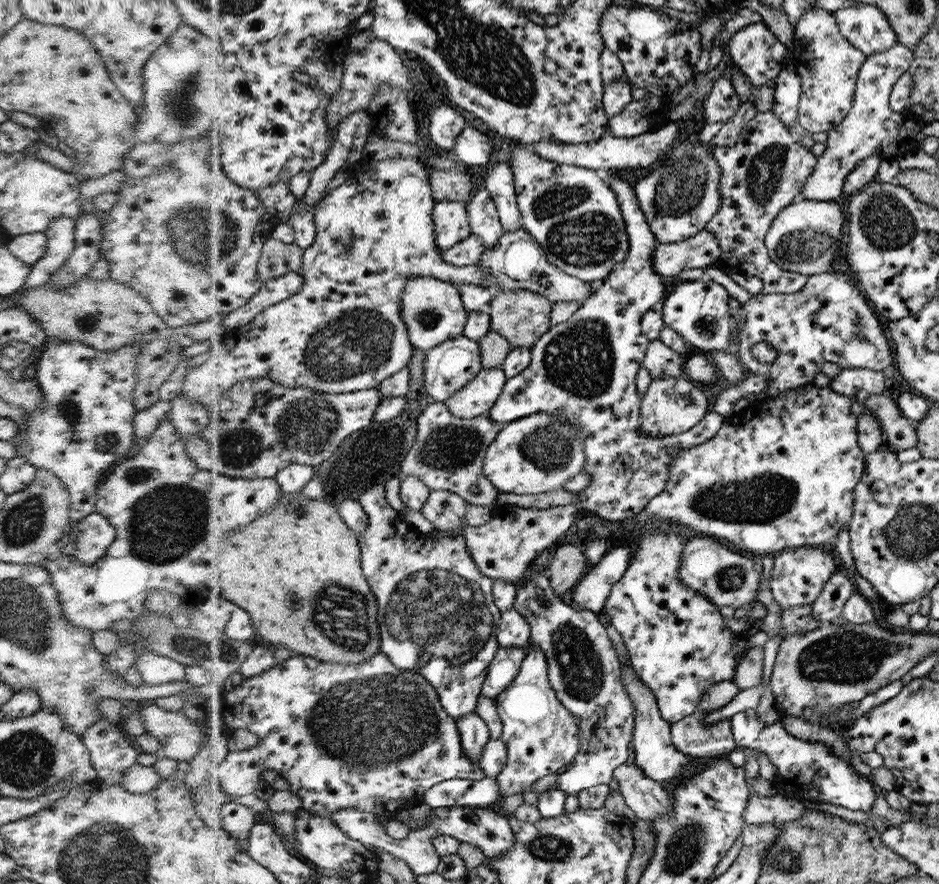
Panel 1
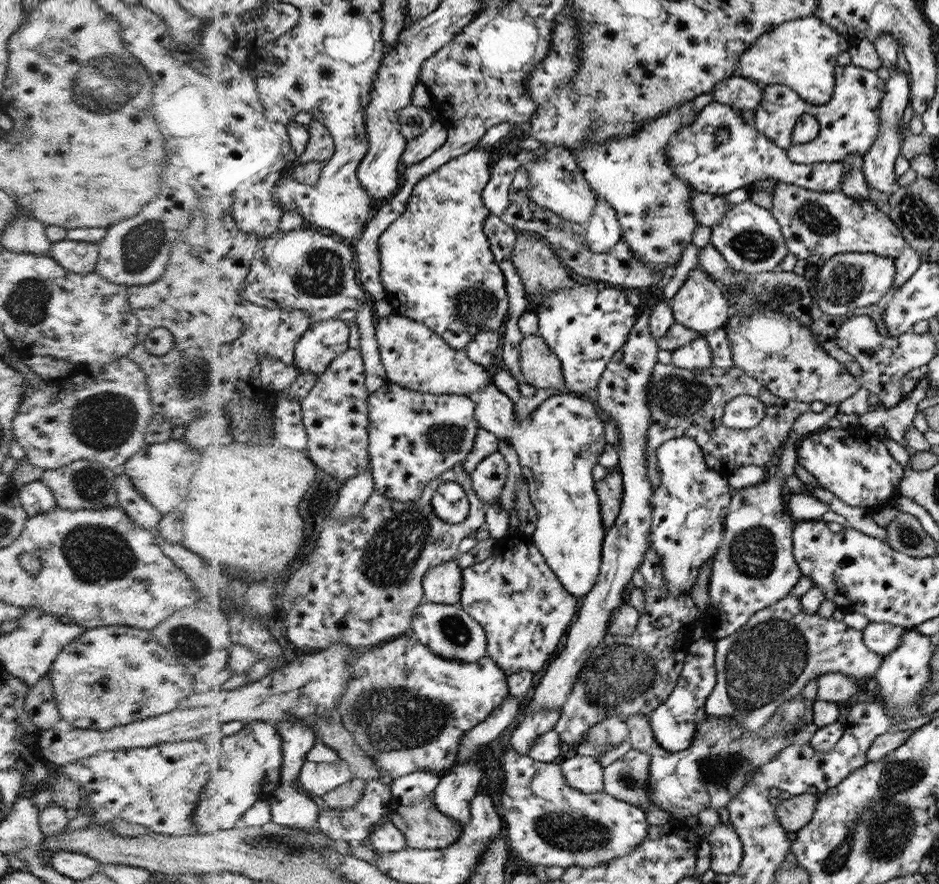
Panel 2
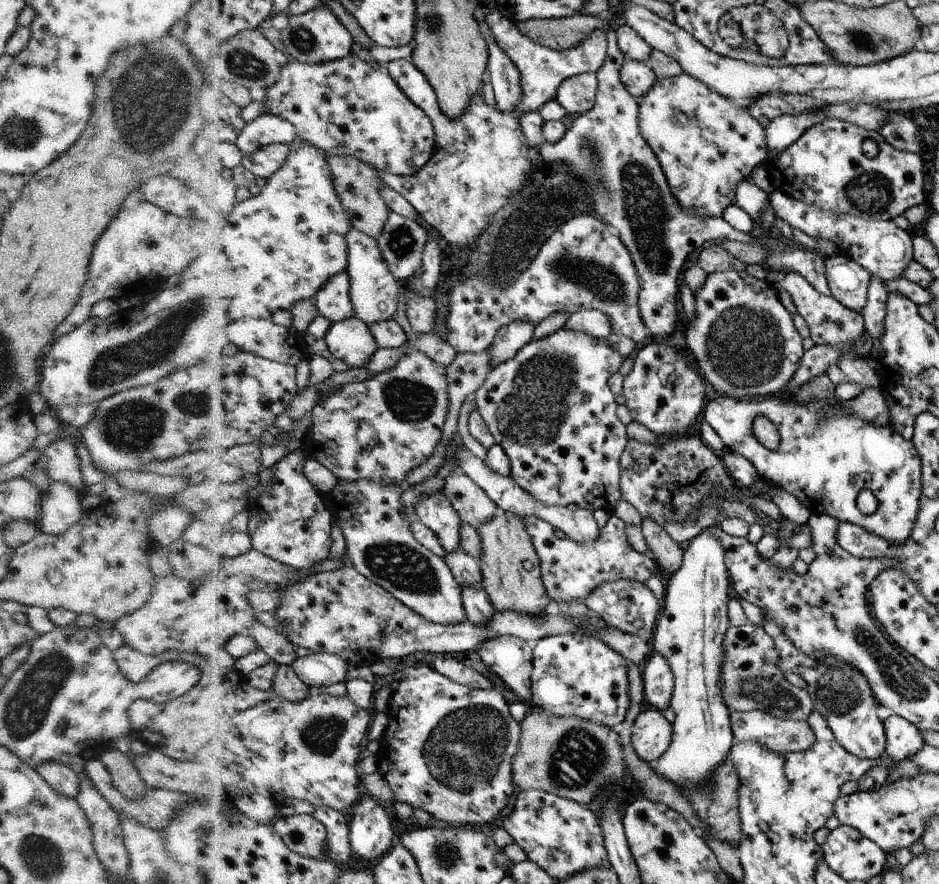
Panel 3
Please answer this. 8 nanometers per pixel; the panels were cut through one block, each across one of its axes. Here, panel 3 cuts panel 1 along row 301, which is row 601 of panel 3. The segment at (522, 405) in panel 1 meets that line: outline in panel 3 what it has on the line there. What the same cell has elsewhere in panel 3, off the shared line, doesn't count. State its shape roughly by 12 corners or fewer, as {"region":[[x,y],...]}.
{"region":[[602,582],[584,603],[648,642],[663,608],[646,583]]}

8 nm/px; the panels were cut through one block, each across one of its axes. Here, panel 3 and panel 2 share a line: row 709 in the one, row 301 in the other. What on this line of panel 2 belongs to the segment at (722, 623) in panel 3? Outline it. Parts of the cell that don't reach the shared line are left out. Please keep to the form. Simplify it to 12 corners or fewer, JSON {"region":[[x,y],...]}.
{"region":[[700,264],[672,297],[676,322],[704,335],[724,328],[725,291]]}

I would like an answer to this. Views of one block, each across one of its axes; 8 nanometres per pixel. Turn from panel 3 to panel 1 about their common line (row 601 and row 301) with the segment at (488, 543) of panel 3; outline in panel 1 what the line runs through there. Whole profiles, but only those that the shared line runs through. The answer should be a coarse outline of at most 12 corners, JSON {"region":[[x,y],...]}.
{"region":[[500,291],[491,328],[512,349],[530,347],[552,328],[550,299]]}

